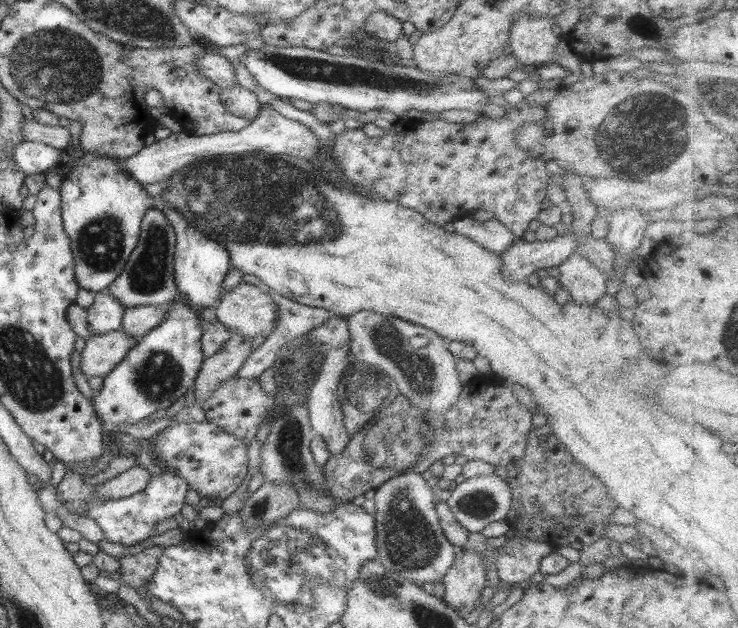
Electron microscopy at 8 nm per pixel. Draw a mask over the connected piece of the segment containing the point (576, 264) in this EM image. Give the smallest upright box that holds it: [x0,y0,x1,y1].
[557,252,607,305]

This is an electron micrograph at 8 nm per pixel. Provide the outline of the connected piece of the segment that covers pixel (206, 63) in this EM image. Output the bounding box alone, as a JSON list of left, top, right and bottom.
[193,52,238,89]

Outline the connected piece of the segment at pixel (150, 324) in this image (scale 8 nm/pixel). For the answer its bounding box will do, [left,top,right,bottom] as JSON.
[120,305,169,341]

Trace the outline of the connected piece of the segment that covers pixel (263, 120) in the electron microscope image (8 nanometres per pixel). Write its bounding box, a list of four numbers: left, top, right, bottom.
[115,105,325,186]

